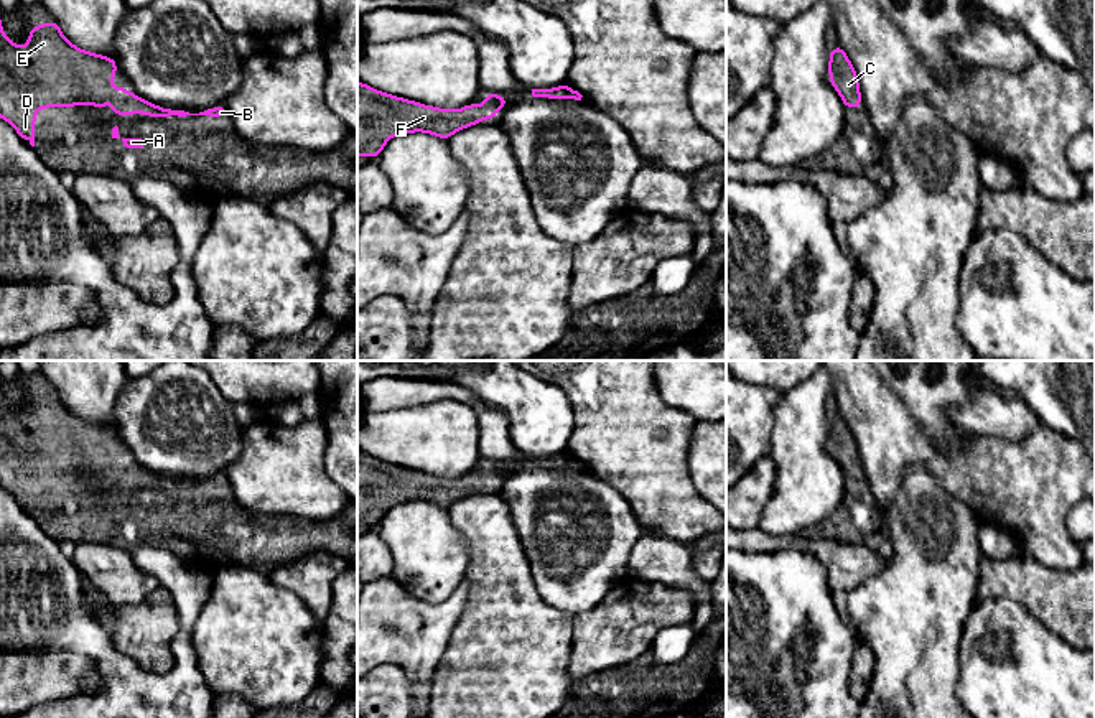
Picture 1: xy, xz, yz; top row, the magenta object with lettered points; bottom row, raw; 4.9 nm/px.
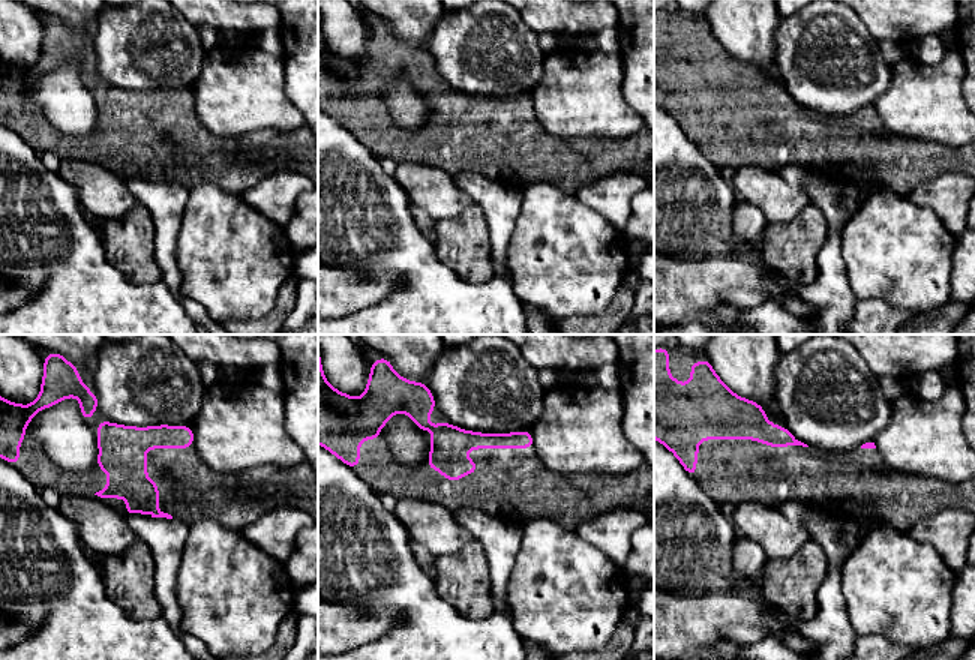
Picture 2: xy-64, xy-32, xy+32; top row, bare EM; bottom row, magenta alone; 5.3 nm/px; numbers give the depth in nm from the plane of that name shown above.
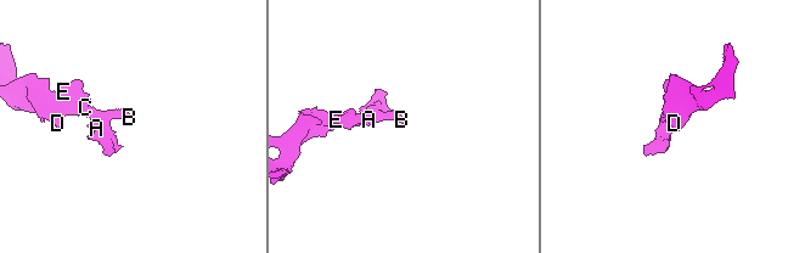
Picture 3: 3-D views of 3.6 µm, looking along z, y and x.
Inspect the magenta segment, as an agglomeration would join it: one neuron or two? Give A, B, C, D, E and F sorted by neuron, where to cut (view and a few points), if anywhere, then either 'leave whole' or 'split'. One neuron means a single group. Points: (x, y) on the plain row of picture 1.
A B C D E F | no cut | leave whole

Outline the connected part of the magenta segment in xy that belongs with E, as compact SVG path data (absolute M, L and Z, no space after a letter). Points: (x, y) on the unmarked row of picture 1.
M54 389L41 395L30 395L30 410L25 413L25 418L31 425L28 430L23 427L21 417L5 407L0 392L0 486L12 492L18 504L31 515L35 515L35 484L40 476L74 476L79 473L91 473L94 476L107 478L105 468L114 466L115 471L110 479L120 486L128 483L147 483L148 486L229 486L224 473L199 483L189 483L150 473L128 461L123 453L114 461L110 450L117 445L117 428L76 417L63 405L59 394Z

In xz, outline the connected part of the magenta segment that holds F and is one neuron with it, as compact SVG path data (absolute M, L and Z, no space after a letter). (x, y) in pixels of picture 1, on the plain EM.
M357 450L357 525L367 524L375 529L385 512L400 502L426 501L448 509L458 499L476 494L482 489L494 489L497 479L506 476L507 471L509 468L504 464L487 461L479 473L469 473L458 479L445 479L384 463Z

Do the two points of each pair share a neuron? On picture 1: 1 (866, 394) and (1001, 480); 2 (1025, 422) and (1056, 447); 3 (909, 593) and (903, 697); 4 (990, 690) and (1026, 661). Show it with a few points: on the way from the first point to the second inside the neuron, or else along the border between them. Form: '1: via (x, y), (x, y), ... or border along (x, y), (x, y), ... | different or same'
1: via (899, 428), (931, 458), (967, 473) | same
2: border along (1039, 420), (1023, 440), (997, 438) | different
3: via (909, 620), (909, 671) | same
4: via (998, 687), (1018, 669) | same

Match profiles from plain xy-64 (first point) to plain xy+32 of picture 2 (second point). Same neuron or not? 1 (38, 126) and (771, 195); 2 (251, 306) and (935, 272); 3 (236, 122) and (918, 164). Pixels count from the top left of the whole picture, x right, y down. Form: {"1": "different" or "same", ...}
{"1": "different", "2": "same", "3": "different"}

